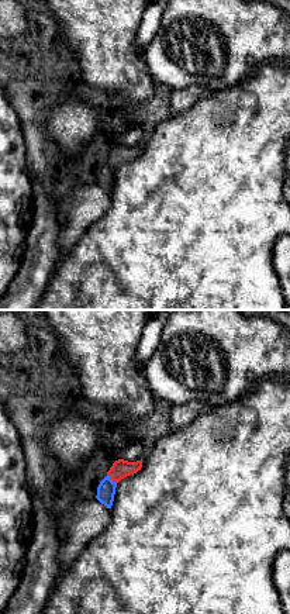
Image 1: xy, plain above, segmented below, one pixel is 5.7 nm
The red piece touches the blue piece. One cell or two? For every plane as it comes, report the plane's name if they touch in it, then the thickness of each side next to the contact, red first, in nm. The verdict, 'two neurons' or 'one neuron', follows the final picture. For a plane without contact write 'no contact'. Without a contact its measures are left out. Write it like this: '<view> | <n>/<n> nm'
xy | 110/110 nm

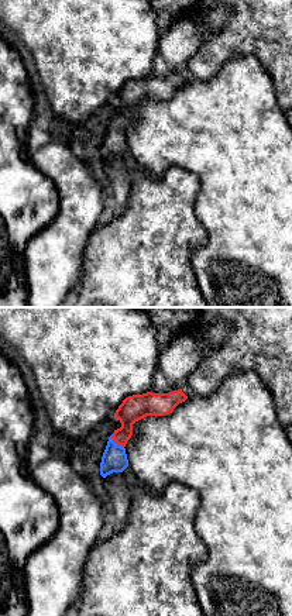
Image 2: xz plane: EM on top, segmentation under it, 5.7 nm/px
xz | 150/140 nm

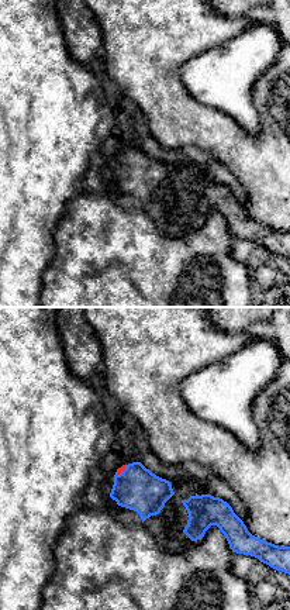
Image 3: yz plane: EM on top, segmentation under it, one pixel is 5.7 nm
yz | 30/240 nm

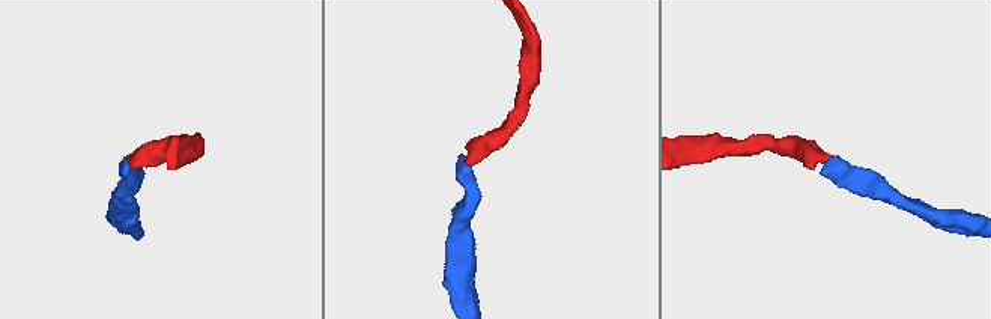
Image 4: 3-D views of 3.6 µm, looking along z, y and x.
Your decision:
one neuron

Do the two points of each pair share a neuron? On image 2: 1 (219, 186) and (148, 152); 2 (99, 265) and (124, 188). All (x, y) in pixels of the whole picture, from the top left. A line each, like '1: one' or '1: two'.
1: one
2: two

